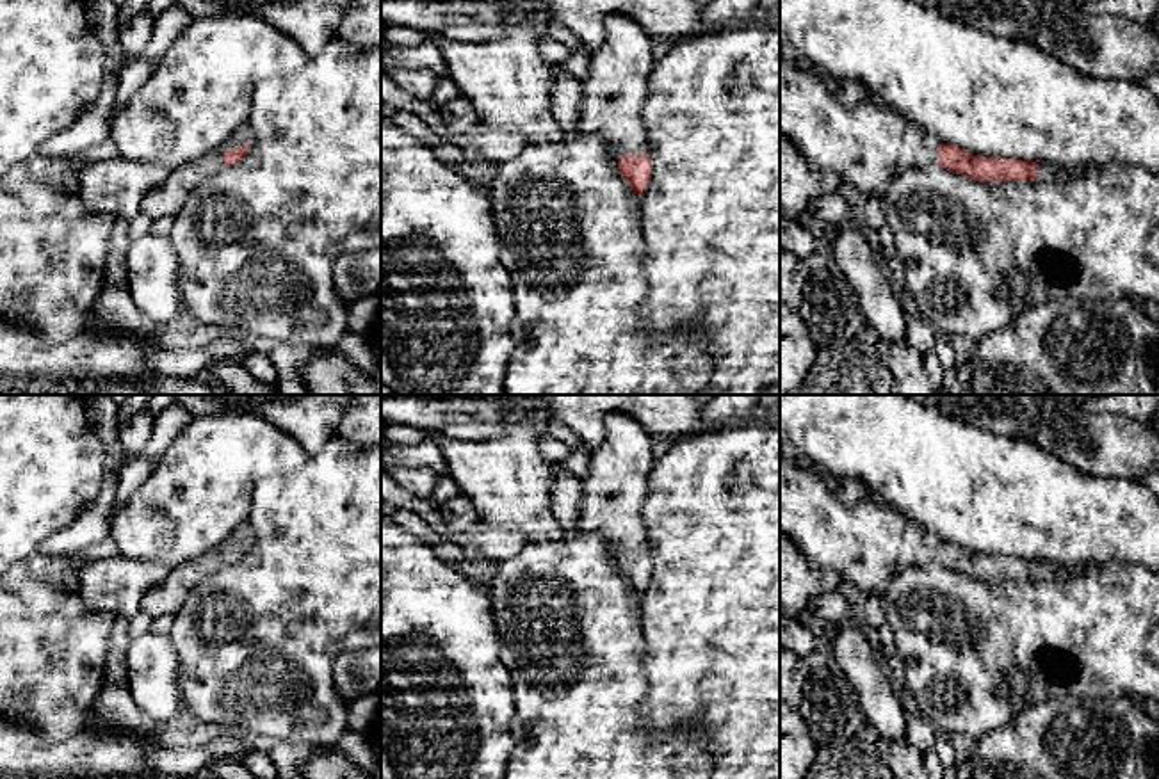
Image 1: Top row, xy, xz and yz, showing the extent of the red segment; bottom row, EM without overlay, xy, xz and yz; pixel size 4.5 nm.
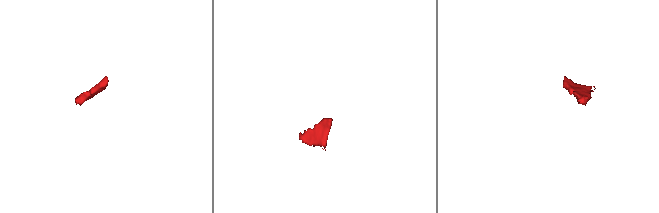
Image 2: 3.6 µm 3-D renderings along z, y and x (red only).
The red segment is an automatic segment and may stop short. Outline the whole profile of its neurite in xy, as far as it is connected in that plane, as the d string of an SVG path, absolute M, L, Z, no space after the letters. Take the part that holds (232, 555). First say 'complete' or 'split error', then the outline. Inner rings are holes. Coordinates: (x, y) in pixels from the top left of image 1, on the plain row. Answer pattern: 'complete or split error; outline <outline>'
split error; outline M246 521L221 546L205 555L169 569L169 574L153 585L142 598L141 606L151 617L176 614L201 580L210 576L223 566L240 562L255 541L255 532Z

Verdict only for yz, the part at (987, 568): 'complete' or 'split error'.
split error

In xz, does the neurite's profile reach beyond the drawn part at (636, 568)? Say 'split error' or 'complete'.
split error

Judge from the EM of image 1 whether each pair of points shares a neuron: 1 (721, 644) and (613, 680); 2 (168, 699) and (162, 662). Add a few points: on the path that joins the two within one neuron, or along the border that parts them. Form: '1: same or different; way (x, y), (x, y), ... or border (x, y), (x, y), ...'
1: different; border (640, 628), (647, 685), (641, 710)
2: same; way (162, 690), (162, 671)

